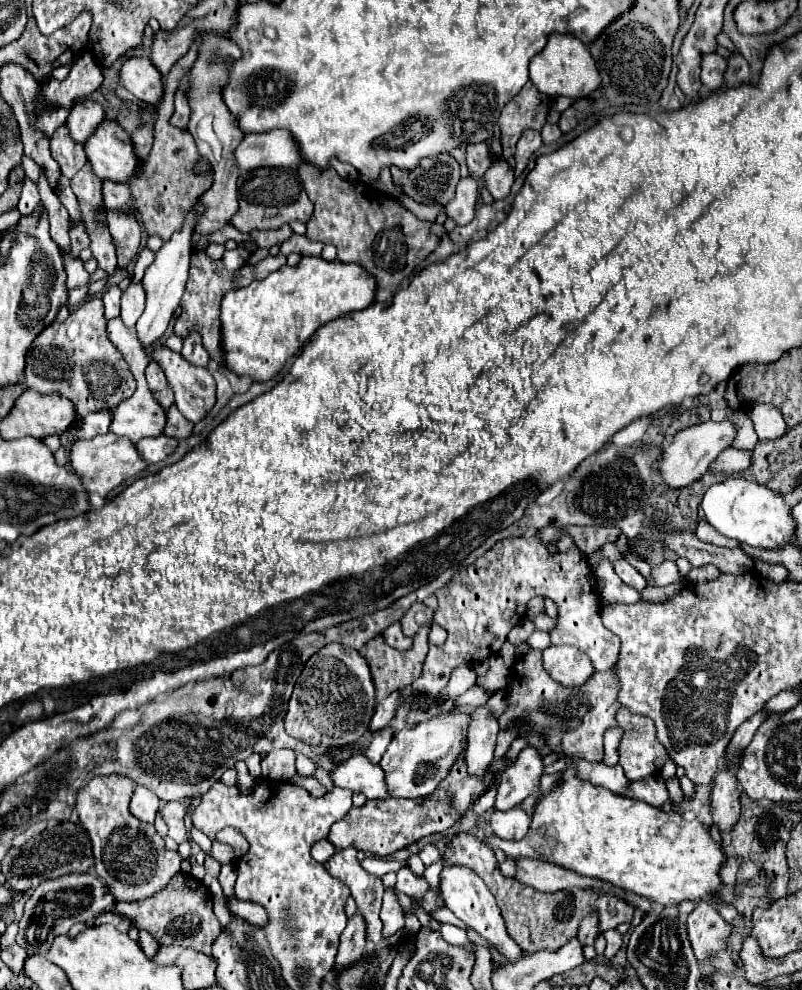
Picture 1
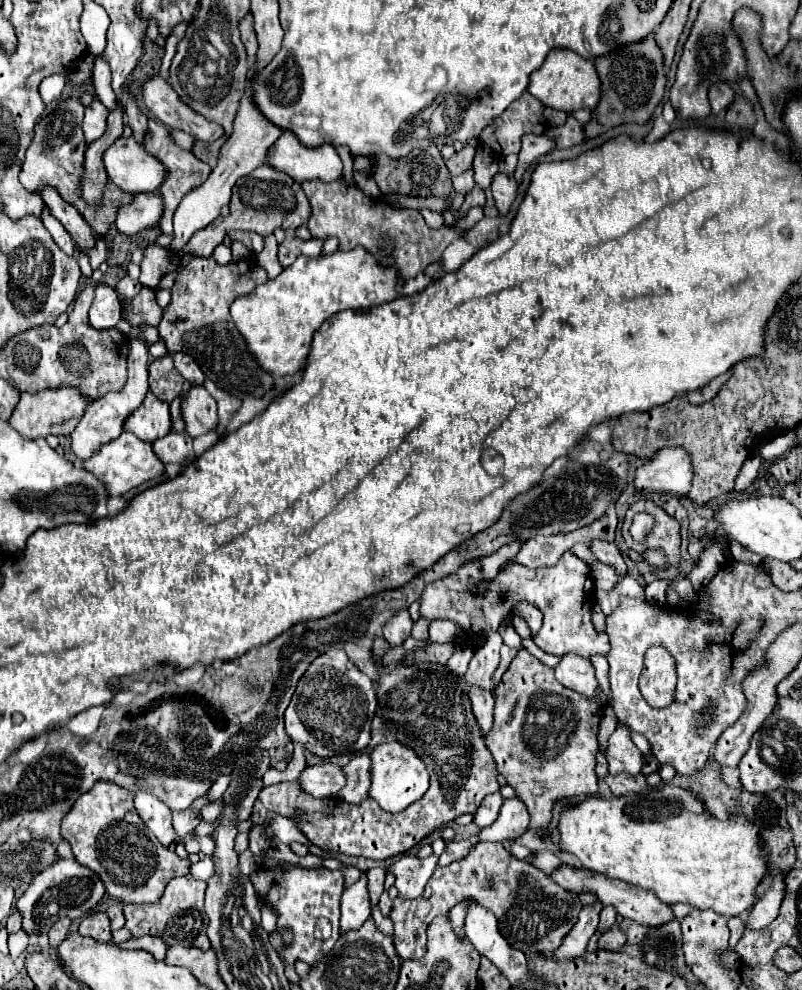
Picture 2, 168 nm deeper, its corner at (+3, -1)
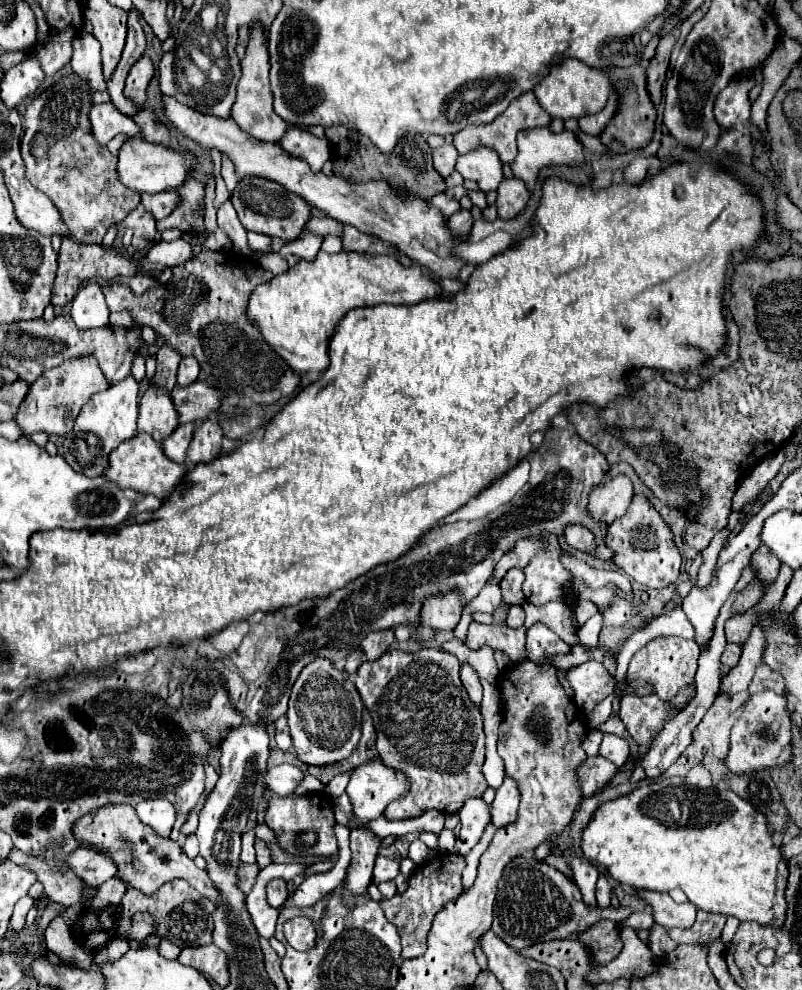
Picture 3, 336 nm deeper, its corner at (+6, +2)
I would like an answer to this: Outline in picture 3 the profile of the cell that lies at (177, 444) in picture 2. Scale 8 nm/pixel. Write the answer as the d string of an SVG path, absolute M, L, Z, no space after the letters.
M192 423L178 425L162 441L162 449L164 449L164 453L166 453L168 459L172 459L176 463L184 463L186 461L186 451L188 451L188 445L190 445L190 439L192 439L192 431L194 431L194 425Z

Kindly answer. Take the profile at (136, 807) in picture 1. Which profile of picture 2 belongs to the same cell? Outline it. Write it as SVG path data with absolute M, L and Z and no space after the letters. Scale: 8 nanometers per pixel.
M139 790L135 794L135 808L137 808L139 816L143 818L143 822L149 826L149 830L157 836L157 840L163 846L171 846L179 838L173 828L171 810L159 798L155 798L151 792Z

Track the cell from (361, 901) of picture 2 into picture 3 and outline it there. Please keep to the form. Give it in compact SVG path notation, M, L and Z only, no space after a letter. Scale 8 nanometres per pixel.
M360 827L360 829L350 831L352 861L350 861L342 887L352 897L364 895L368 885L372 883L372 867L374 867L374 859L378 855L378 843L380 843L380 839L368 829Z

